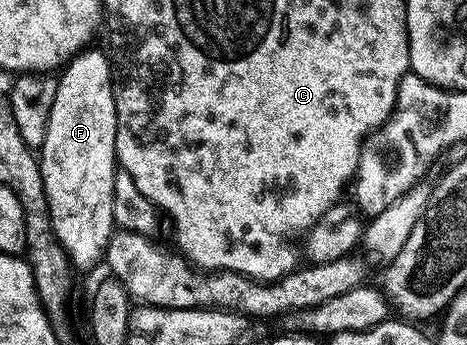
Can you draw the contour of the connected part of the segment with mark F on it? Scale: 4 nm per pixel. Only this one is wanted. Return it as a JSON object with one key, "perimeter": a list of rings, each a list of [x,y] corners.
{"perimeter":[[[93,50],[80,51],[64,64],[60,72],[62,75],[57,79],[57,92],[54,104],[51,106],[49,124],[46,126],[46,137],[39,148],[43,185],[57,241],[69,255],[69,262],[77,269],[93,267],[97,262],[100,264],[105,257],[105,246],[115,233],[111,209],[113,178],[119,169],[115,149],[117,132],[117,114],[113,96],[115,84],[110,56],[104,50],[103,52]]]}

